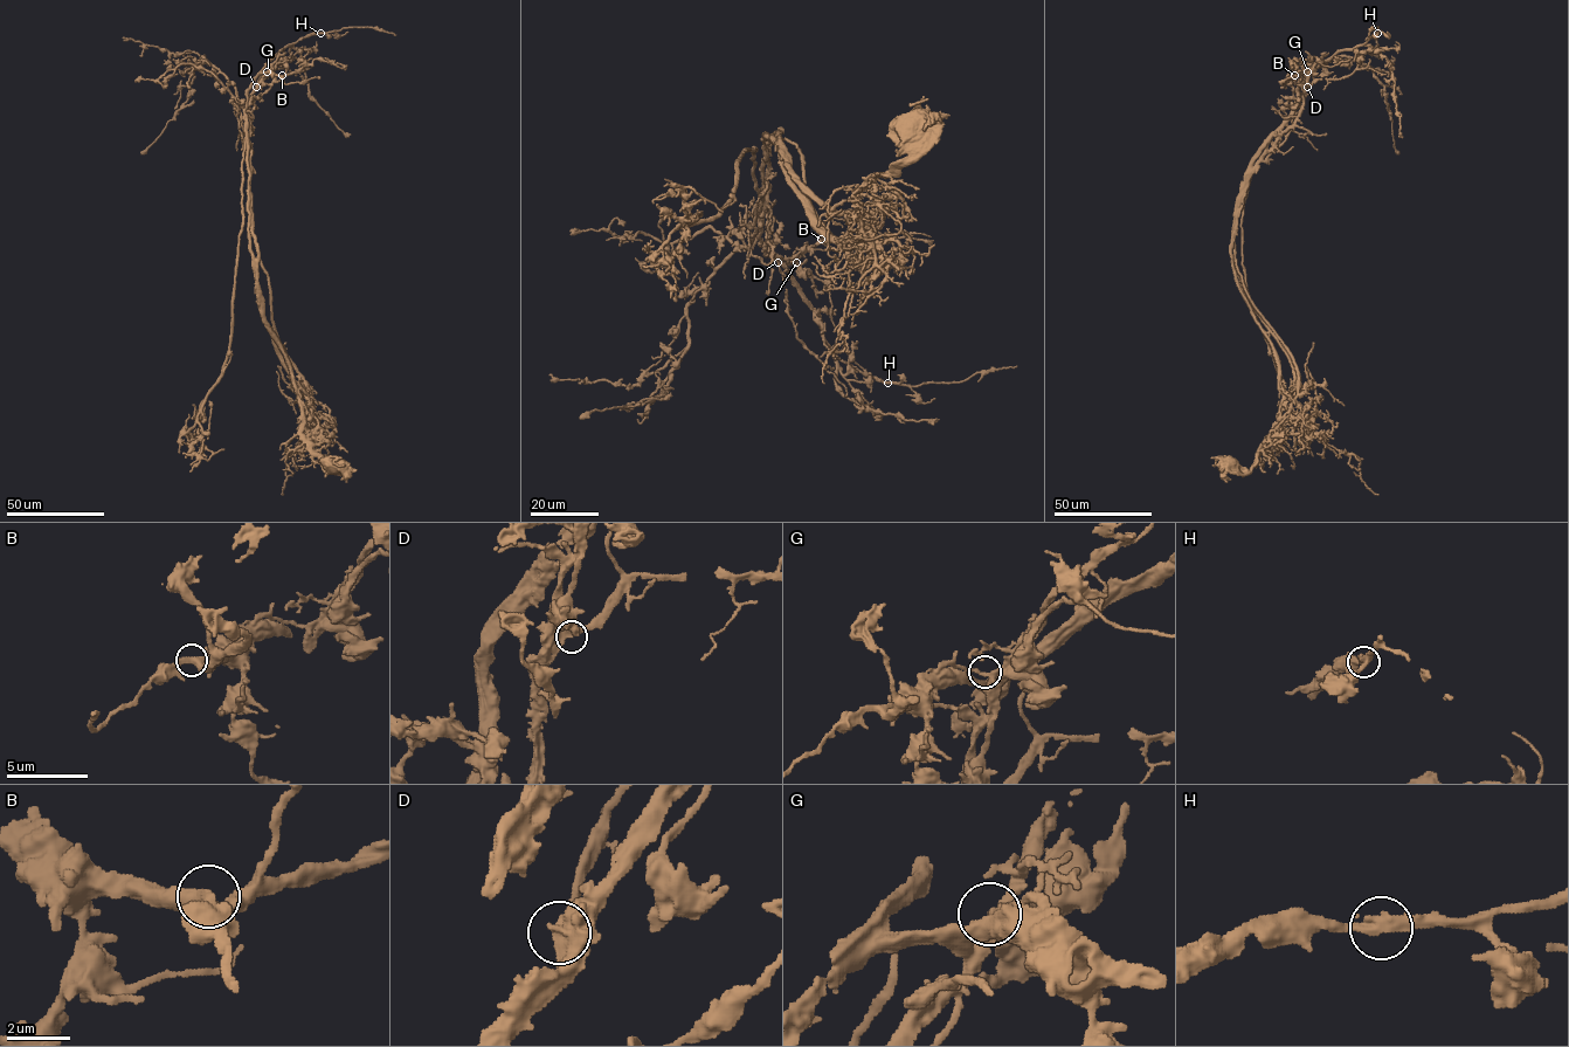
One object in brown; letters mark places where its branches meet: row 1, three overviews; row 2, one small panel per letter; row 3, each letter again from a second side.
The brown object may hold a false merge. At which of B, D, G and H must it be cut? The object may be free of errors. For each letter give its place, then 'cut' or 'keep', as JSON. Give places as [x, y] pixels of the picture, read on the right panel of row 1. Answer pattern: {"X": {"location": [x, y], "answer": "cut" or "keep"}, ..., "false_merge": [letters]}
{"B": {"location": [1294, 75], "answer": "keep"}, "D": {"location": [1307, 87], "answer": "keep"}, "G": {"location": [1307, 71], "answer": "keep"}, "H": {"location": [1377, 33], "answer": "keep"}, "false_merge": []}

